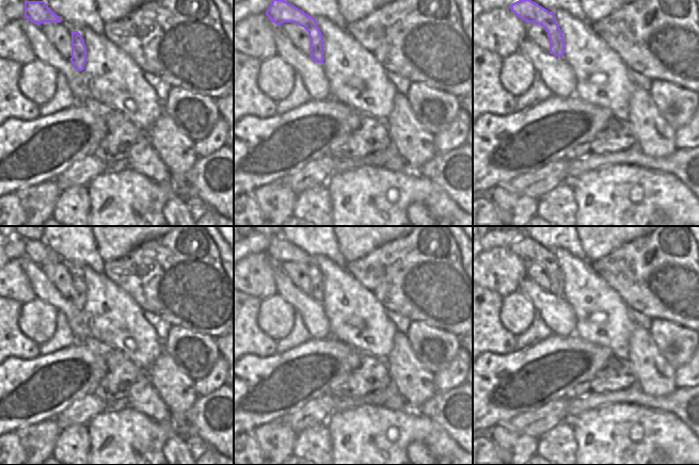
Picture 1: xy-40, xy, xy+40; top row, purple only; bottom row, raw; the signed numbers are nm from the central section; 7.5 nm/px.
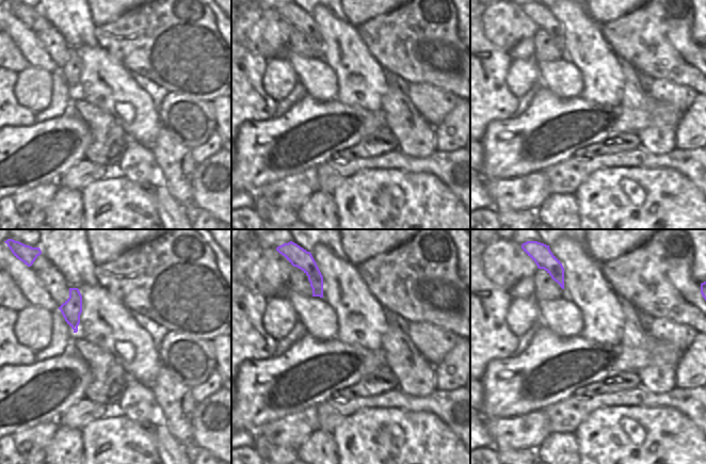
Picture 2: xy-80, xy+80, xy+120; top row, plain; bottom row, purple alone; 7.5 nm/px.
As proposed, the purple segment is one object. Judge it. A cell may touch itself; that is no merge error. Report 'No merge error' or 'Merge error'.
No merge error

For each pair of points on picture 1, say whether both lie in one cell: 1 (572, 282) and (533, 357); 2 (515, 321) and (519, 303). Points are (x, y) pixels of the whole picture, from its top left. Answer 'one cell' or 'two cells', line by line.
1: two cells
2: one cell

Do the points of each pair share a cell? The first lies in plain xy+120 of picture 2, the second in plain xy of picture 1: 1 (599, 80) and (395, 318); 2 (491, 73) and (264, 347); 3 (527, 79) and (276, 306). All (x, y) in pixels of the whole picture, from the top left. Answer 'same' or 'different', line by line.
1: different
2: same
3: same

